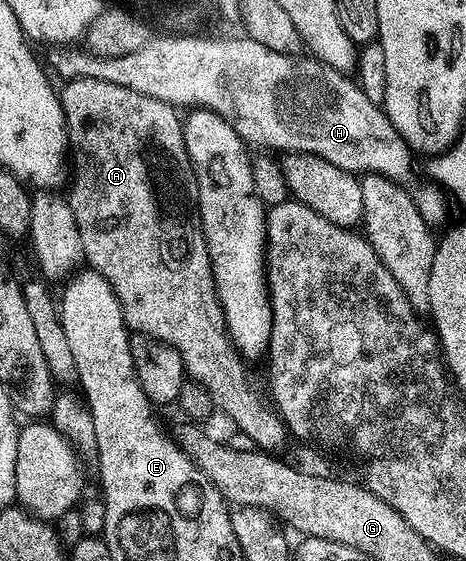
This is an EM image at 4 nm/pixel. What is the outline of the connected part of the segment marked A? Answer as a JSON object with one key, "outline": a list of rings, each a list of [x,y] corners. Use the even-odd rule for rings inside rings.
{"outline":[[[74,78],[63,85],[59,96],[68,129],[70,182],[72,178],[66,197],[78,224],[78,236],[82,236],[85,263],[110,284],[122,308],[124,324],[132,334],[154,336],[154,340],[170,344],[182,356],[185,375],[210,392],[213,407],[219,413],[221,410],[252,441],[249,443],[253,447],[265,452],[279,451],[286,439],[284,420],[248,383],[245,361],[228,334],[224,309],[216,295],[210,252],[200,226],[196,177],[186,152],[184,123],[181,115],[176,115],[177,107],[106,80]]]}

